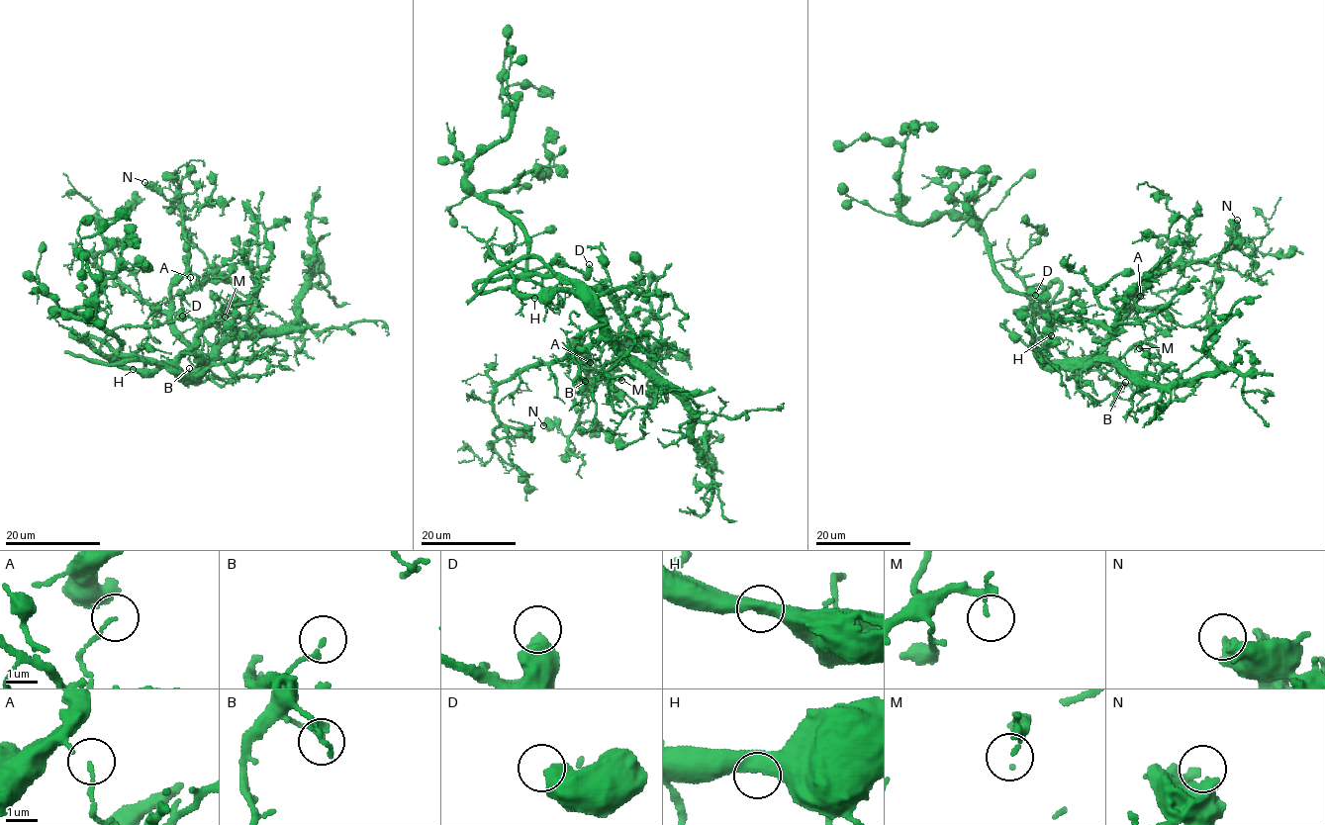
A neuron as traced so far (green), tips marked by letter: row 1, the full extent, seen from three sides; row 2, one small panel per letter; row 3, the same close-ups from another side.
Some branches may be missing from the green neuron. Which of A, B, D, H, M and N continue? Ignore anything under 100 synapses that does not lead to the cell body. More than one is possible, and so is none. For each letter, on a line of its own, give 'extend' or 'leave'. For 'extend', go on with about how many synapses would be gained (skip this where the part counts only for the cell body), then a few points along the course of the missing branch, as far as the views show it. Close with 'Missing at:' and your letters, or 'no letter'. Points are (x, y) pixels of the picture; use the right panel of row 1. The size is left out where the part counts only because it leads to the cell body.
A: leave
B: leave
D: leave
H: leave
M: leave
N: leave
Missing at: no letter

